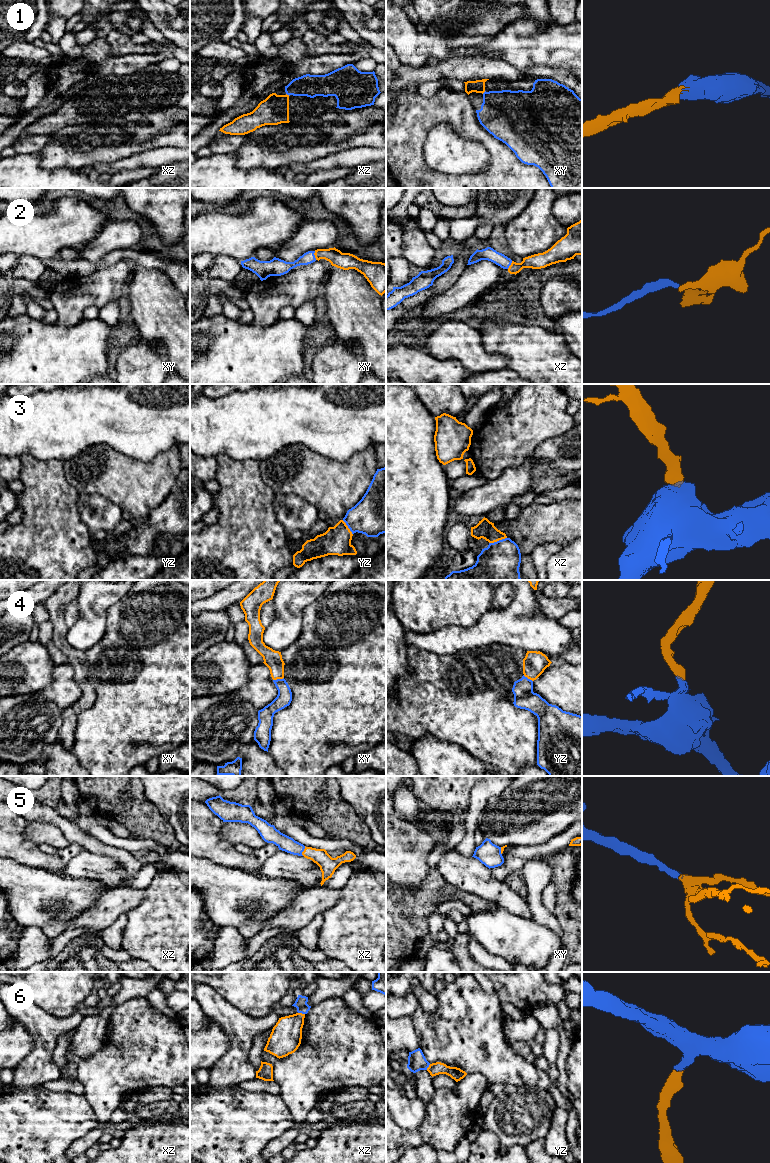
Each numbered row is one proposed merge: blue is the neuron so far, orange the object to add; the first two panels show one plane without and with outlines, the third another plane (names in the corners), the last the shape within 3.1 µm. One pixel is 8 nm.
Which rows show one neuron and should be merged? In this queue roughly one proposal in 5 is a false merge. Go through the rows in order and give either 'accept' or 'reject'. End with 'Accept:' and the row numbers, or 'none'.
1: accept
2: accept
3: accept
4: accept
5: accept
6: accept
Accept: 1, 2, 3, 4, 5, 6

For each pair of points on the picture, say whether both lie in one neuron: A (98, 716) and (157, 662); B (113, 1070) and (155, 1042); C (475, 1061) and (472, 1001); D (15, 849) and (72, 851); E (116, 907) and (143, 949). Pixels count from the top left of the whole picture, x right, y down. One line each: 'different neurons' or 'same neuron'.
A: same neuron
B: same neuron
C: same neuron
D: same neuron
E: different neurons

